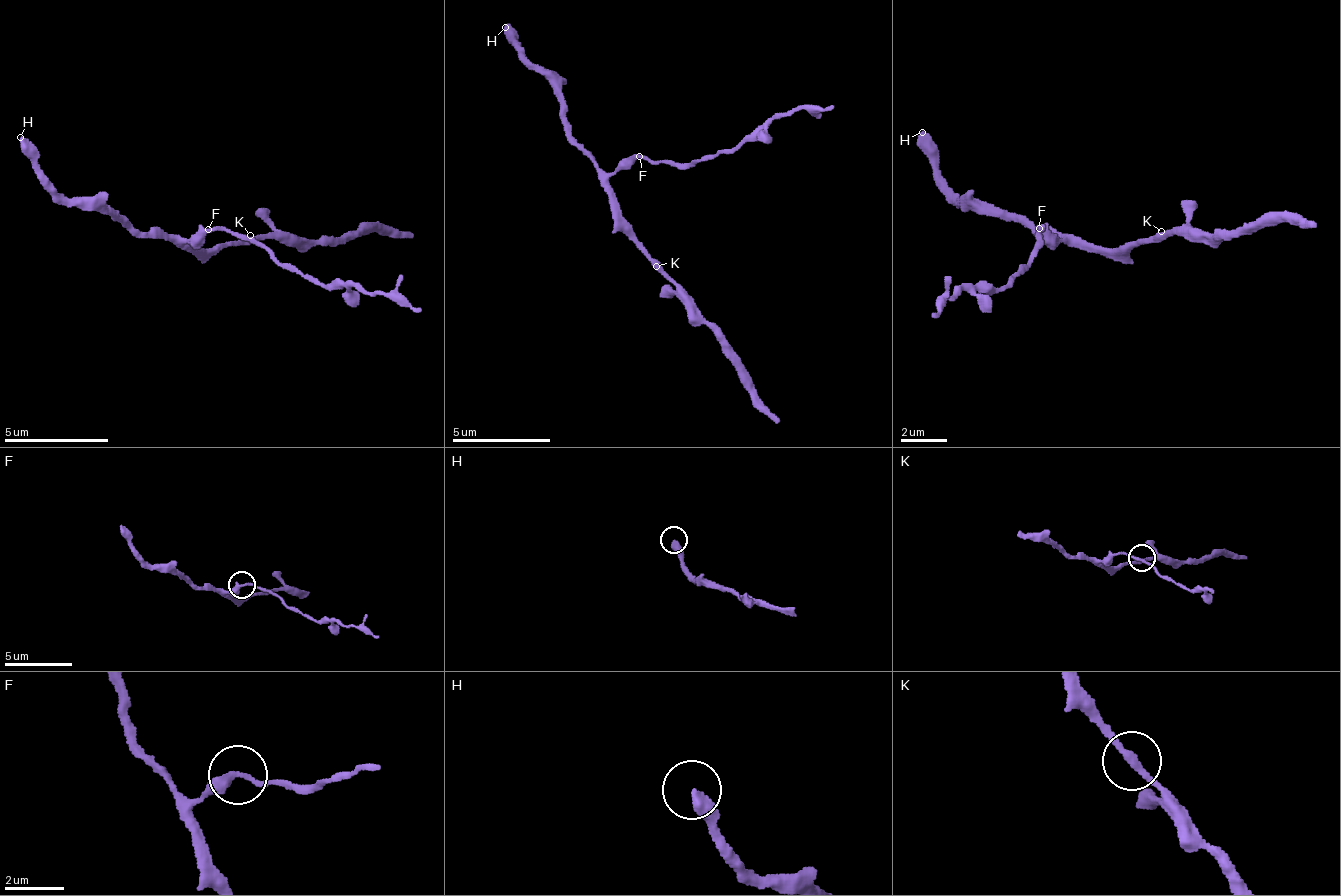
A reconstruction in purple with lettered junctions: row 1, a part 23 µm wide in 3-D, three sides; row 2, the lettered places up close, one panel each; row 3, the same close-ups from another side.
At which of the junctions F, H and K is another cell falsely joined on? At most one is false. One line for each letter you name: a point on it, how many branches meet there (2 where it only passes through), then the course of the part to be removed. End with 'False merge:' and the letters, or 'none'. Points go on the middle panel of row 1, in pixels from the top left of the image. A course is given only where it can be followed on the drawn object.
F: Place: (639, 156). Branches: 2. Course of the part to remove: (638, 158), (671, 162), (734, 151), (775, 117), (813, 107), (834, 106)
False merge: F

